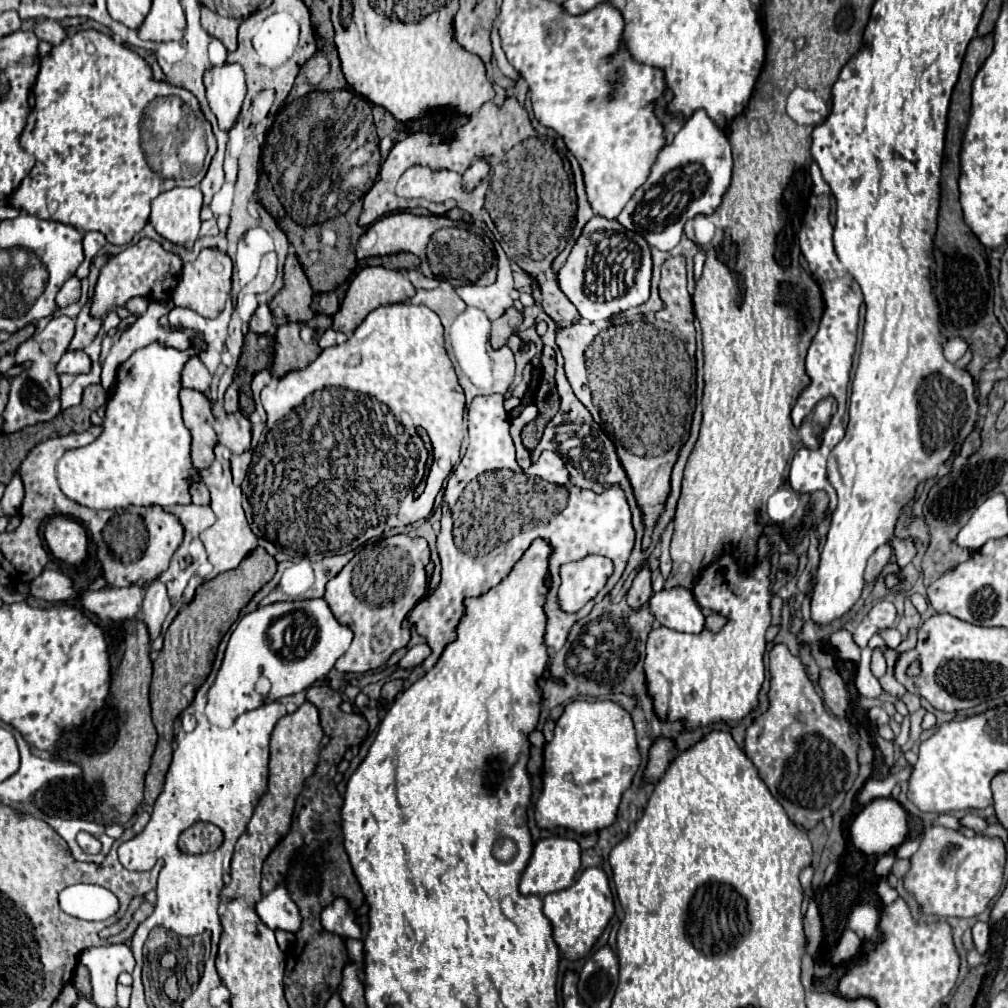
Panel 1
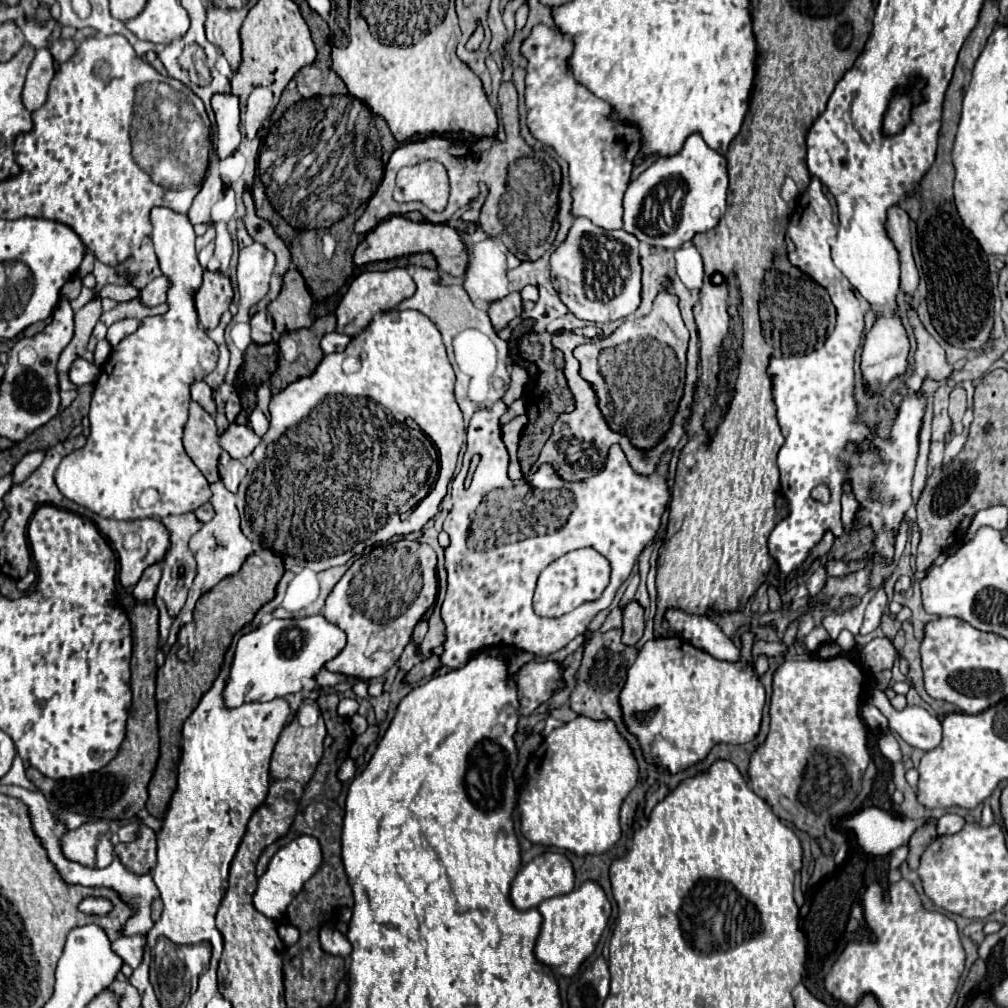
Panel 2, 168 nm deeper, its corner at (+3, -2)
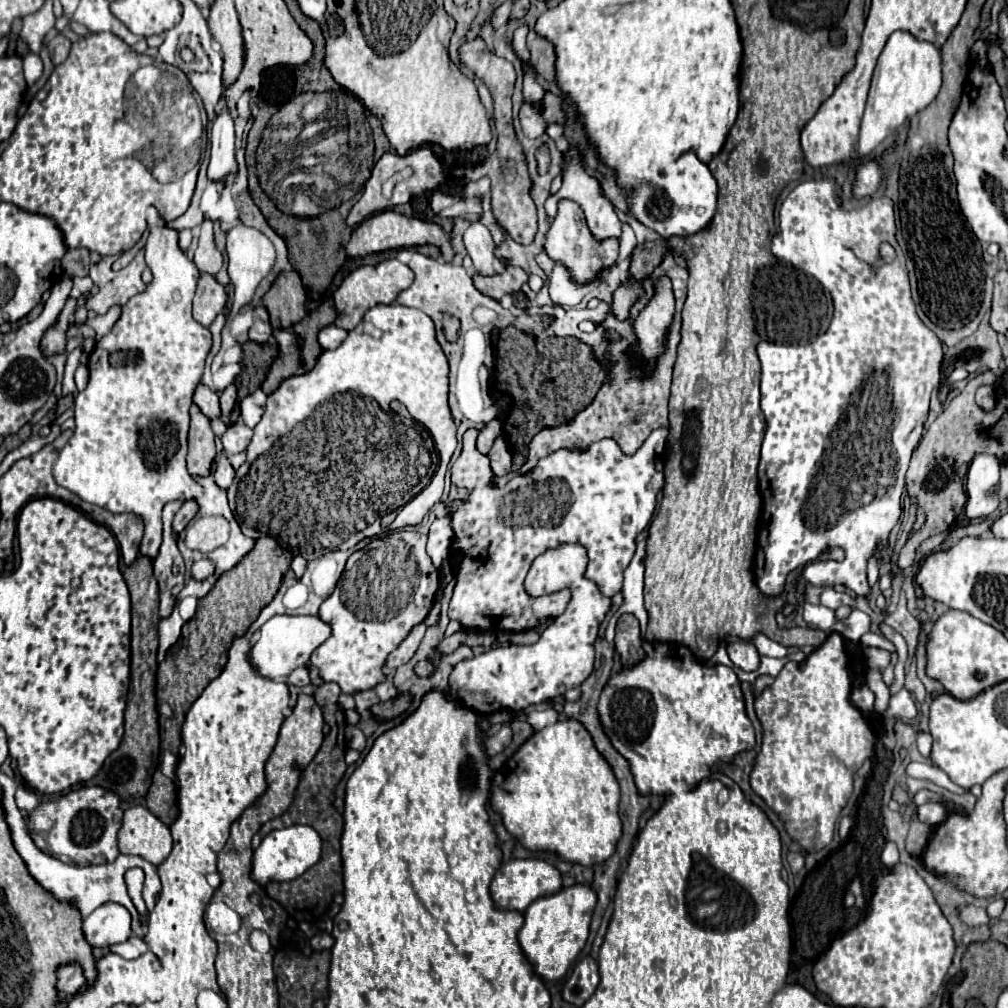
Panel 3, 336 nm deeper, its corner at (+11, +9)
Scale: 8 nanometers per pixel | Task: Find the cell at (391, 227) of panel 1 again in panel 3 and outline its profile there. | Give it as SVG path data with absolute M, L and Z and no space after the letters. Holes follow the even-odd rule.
M383 211L377 213L369 219L365 219L353 233L351 239L345 247L347 255L351 257L365 257L371 253L379 253L379 251L389 251L389 249L403 249L403 247L417 247L417 245L437 245L445 257L445 261L453 261L453 247L449 237L445 235L445 231L435 225L435 223L425 223L419 219L409 219L401 213L395 211Z

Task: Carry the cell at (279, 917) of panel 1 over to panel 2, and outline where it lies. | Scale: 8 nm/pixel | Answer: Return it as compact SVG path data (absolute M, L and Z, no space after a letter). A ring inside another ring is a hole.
M299 836L293 842L289 842L287 846L279 848L279 852L269 862L267 872L259 878L257 892L253 894L253 906L267 918L281 920L285 916L285 910L291 904L291 900L299 894L301 886L313 876L313 872L319 868L319 864L321 864L321 848L313 836Z

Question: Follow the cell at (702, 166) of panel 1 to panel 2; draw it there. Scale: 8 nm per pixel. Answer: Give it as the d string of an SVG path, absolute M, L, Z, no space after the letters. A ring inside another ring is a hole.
M691 134L673 156L657 158L625 192L623 230L639 242L659 248L679 248L697 232L717 226L725 214L727 160L705 144L701 134Z

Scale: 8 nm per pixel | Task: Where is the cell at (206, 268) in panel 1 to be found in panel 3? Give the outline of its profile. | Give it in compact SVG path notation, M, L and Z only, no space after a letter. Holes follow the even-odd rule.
M203 273L197 283L197 293L193 299L193 317L201 325L209 327L219 313L223 313L227 305L227 293L221 283L215 281L215 277Z

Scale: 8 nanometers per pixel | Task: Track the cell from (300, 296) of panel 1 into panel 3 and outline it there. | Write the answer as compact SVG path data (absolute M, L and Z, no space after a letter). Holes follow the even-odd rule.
M283 271L263 297L263 305L271 315L273 329L287 329L299 323L305 317L305 289L301 277L295 271Z

